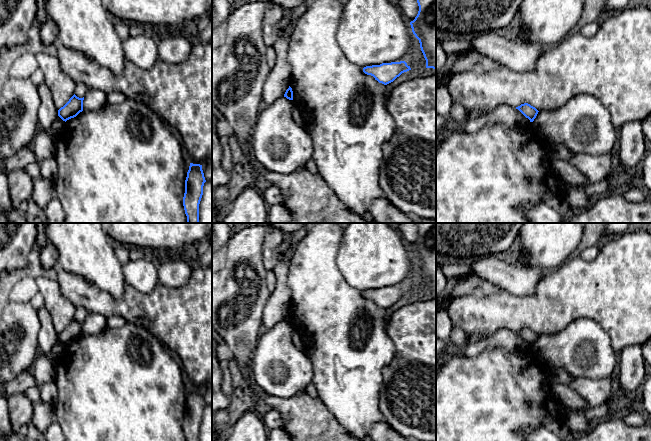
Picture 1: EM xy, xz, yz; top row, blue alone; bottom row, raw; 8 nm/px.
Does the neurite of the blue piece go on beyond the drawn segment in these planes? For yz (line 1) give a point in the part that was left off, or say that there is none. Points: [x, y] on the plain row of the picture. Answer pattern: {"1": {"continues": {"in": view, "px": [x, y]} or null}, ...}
{"1": {"continues": null}}

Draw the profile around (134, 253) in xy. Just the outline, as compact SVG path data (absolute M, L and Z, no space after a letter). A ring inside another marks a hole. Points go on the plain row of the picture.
M129 247L128 256L131 261L137 261L146 256L146 251L138 247Z

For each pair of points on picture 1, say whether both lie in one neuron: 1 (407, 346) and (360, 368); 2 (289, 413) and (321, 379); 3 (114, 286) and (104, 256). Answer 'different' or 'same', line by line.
1: different
2: different
3: same

